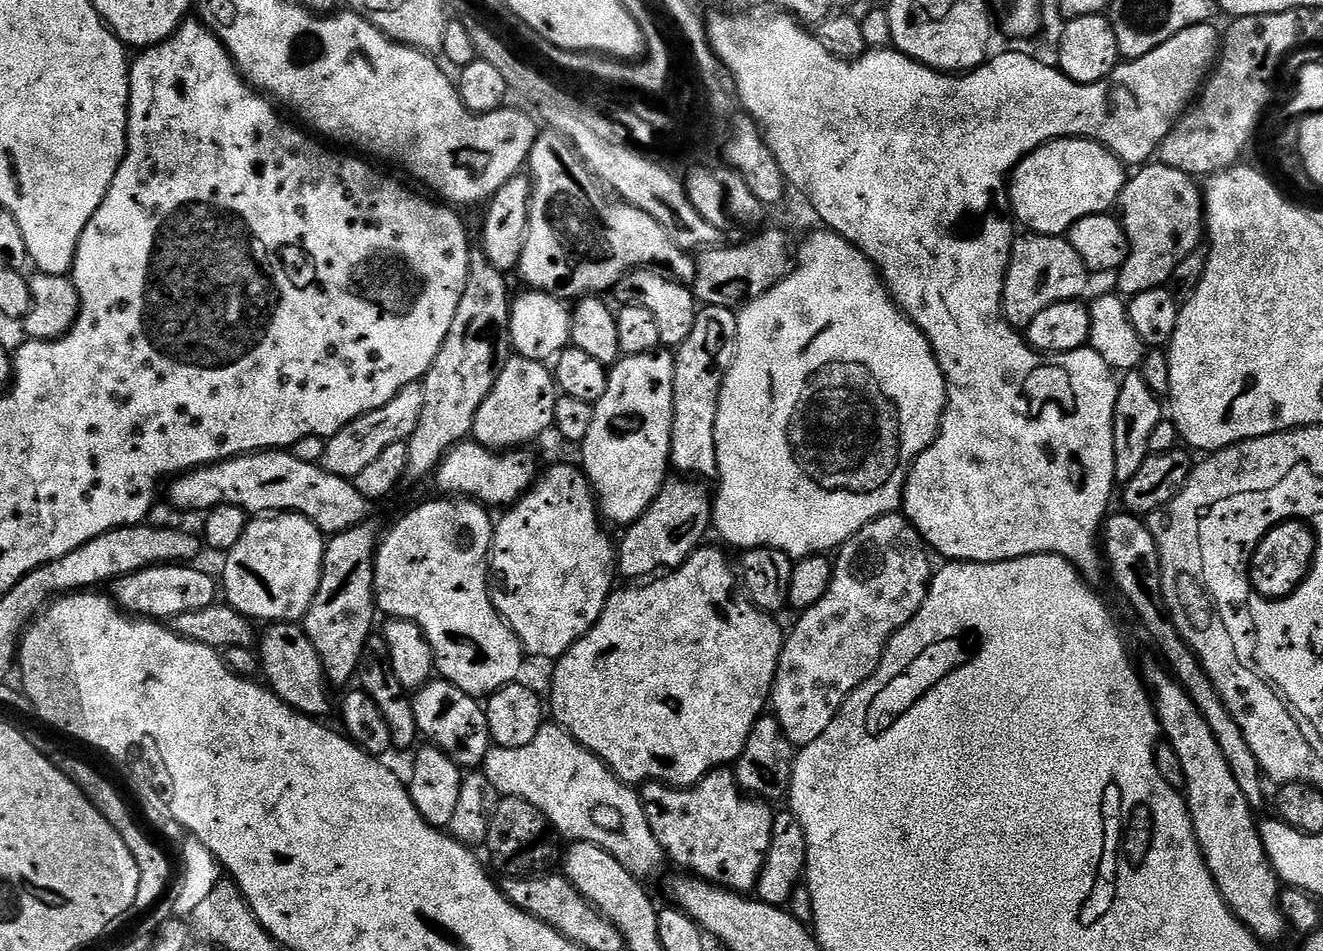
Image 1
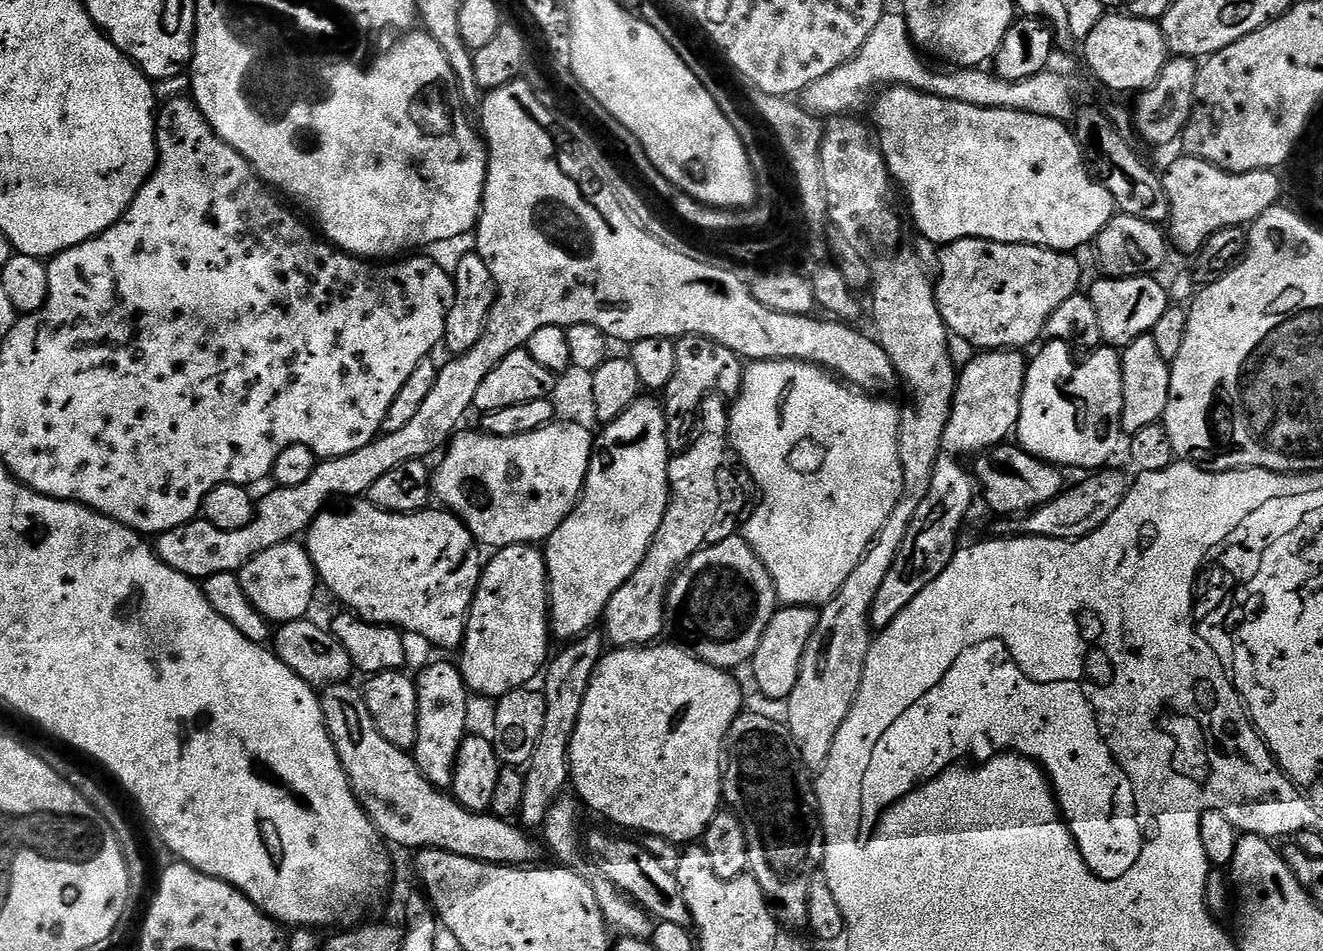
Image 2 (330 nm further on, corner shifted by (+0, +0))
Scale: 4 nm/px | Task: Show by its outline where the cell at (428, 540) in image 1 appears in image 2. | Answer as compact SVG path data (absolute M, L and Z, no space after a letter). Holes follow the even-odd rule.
M356 502L349 512L332 512L325 510L317 516L316 521L308 527L306 533L306 547L312 564L316 567L316 574L321 585L324 584L344 603L345 609L351 610L362 620L368 620L371 624L387 624L393 628L403 630L405 633L413 632L424 640L429 640L436 648L459 649L464 643L464 631L468 625L468 611L472 608L472 599L476 596L476 587L480 584L482 571L481 549L478 547L470 530L461 522L453 512L439 510L425 510L422 512L384 512L378 506L367 502Z

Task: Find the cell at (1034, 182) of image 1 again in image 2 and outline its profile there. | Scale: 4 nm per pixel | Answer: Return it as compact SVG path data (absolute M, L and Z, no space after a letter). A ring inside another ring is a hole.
M892 86L881 91L871 105L871 112L872 120L876 123L874 136L877 141L880 139L878 149L884 158L886 167L888 167L888 175L897 185L900 183L904 187L904 192L908 195L908 204L912 207L912 220L916 223L917 230L930 243L936 244L935 246L952 244L955 240L978 238L979 240L993 240L1007 244L1033 244L1043 248L1052 248L1056 252L1075 253L1076 248L1082 247L1083 244L1091 245L1095 241L1096 235L1113 218L1114 205L1110 194L1090 175L1082 159L1080 145L1076 143L1073 129L1065 121L1018 110L966 106L966 102L954 102L946 98L931 96L929 92L919 92L913 88L899 86Z

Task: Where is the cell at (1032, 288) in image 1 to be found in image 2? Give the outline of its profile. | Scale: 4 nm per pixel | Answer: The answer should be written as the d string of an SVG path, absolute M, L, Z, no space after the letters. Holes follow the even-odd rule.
M966 238L965 240L955 240L952 244L945 244L939 249L940 252L940 277L934 280L934 307L942 314L944 324L947 326L949 333L953 337L956 336L960 340L965 340L968 344L973 344L976 350L1024 350L1027 344L1032 344L1036 339L1044 336L1044 327L1050 318L1050 314L1054 314L1054 310L1058 310L1058 306L1062 306L1062 302L1066 302L1066 298L1077 295L1081 291L1080 288L1080 264L1077 258L1071 252L1056 252L1052 248L1043 248L1042 246L1034 246L1033 244L1007 244L1006 242L994 242L993 240L979 240L978 238Z

